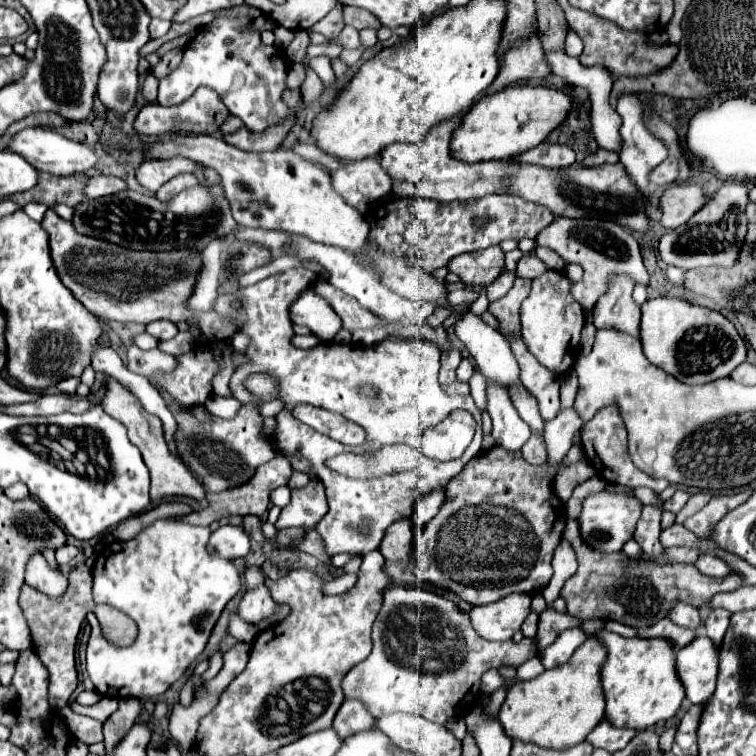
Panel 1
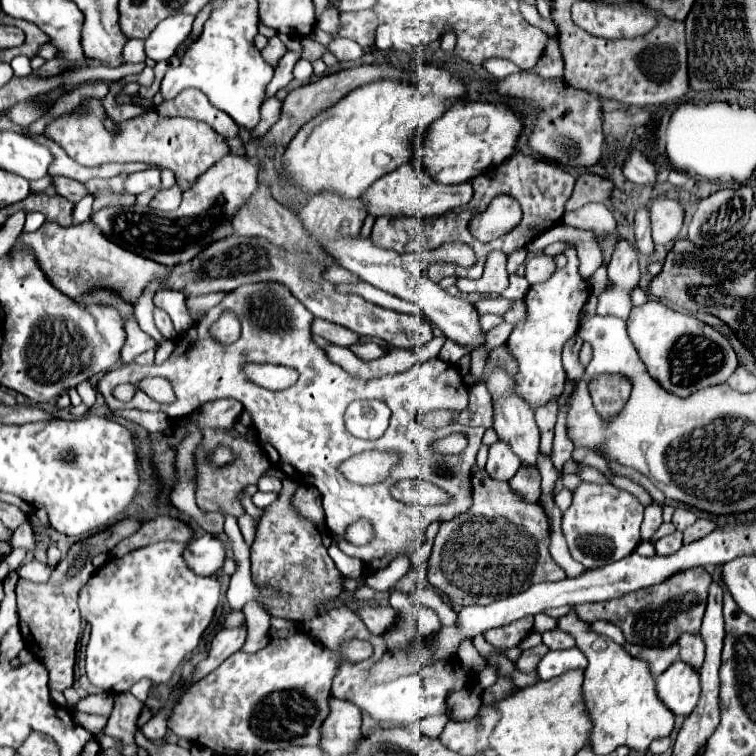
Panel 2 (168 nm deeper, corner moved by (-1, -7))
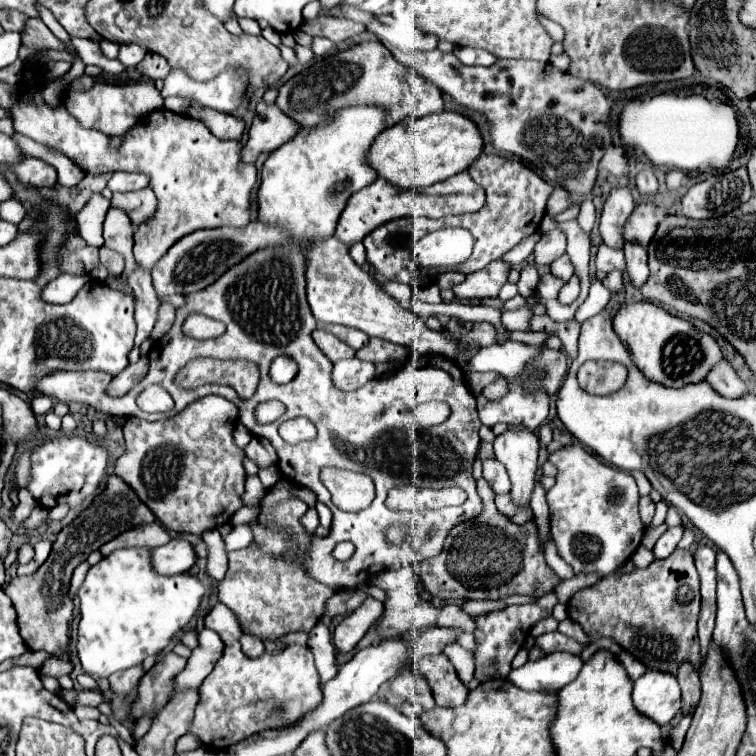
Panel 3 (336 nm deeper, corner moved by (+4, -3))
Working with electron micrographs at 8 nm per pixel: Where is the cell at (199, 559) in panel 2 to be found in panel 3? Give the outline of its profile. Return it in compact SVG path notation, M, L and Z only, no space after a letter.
M172 540L170 544L158 546L150 552L150 564L154 572L172 576L188 572L196 562L196 554L190 542L186 540Z

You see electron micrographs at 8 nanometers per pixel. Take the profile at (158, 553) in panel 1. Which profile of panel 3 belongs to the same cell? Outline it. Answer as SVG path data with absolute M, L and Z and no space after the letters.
M124 548L104 556L98 564L90 566L86 580L78 590L80 600L80 622L78 622L78 658L86 674L94 678L108 678L114 672L138 666L146 656L160 654L168 646L168 640L178 634L198 610L204 586L196 576L180 574L180 576L160 576L152 572L152 564L148 564L150 550L146 548Z

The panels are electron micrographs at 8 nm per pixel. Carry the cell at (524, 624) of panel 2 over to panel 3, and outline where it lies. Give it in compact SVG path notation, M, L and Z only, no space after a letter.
M554 592L544 594L542 598L538 598L532 604L524 604L524 606L508 606L504 610L496 610L496 612L484 612L474 616L474 638L476 638L476 650L474 650L474 662L476 662L476 672L474 678L478 678L480 682L486 680L496 680L496 678L506 678L512 670L510 662L516 656L516 652L526 644L526 638L530 634L530 628L540 622L542 618L552 614L552 608L556 606L558 598Z

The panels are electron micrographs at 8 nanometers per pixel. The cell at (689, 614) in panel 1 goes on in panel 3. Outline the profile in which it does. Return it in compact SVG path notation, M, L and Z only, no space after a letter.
M682 664L676 678L682 688L682 714L688 716L696 710L700 700L700 678L690 664Z

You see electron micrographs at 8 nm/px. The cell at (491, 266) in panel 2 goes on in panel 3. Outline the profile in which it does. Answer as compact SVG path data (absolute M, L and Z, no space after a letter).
M496 260L482 268L480 272L472 272L466 280L454 286L454 294L458 300L472 300L472 298L496 298L500 288L506 284L510 272L510 264L504 260Z

